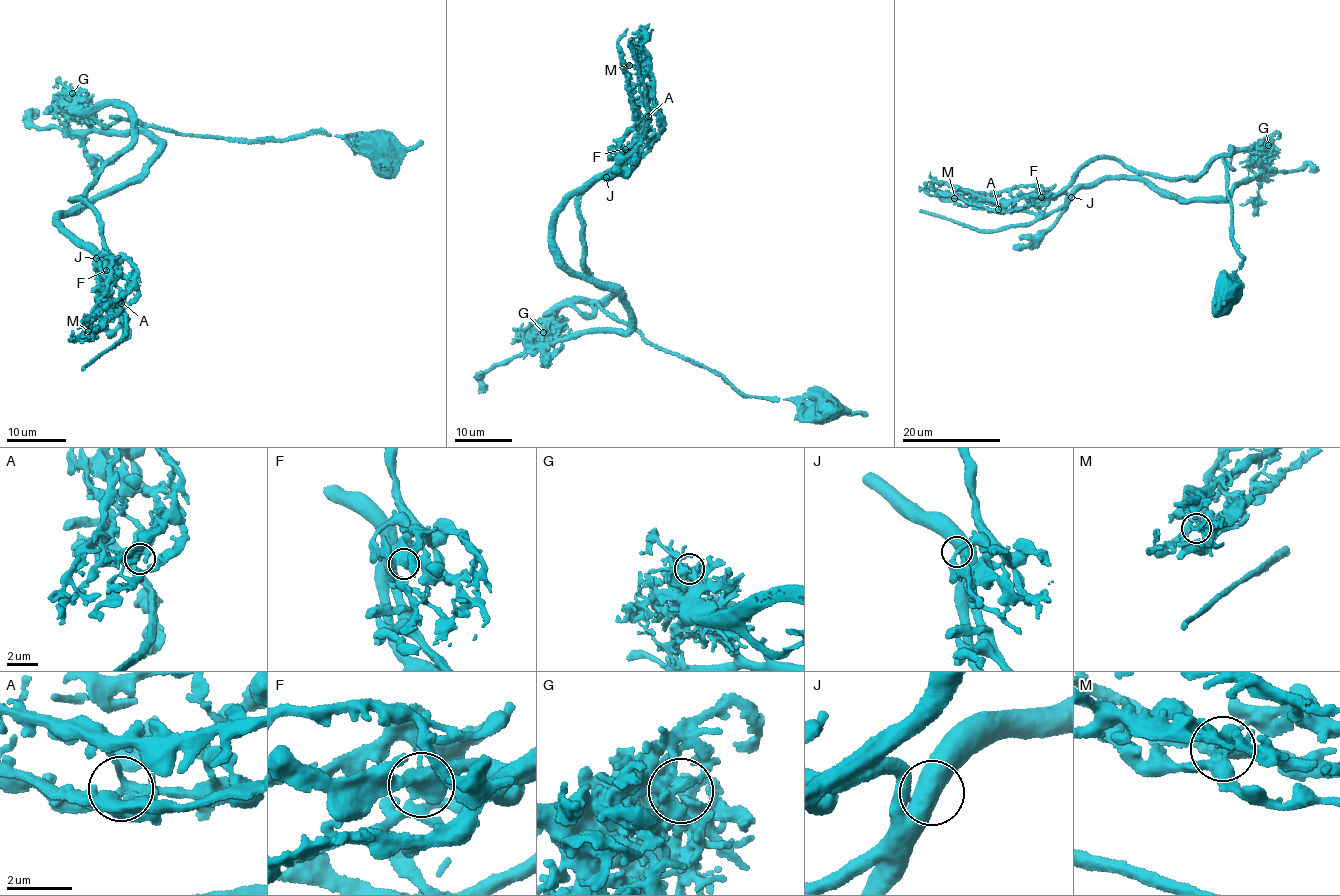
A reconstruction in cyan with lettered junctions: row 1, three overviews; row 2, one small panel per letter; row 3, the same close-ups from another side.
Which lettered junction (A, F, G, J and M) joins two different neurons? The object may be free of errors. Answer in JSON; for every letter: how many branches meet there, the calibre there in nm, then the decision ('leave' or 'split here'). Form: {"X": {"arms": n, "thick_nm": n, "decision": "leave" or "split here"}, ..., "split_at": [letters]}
{"A": {"arms": 5, "thick_nm": 280, "decision": "leave"}, "F": {"arms": 3, "thick_nm": 500, "decision": "split here"}, "G": {"arms": 6, "thick_nm": 360, "decision": "leave"}, "J": {"arms": 2, "thick_nm": 550, "decision": "leave"}, "M": {"arms": 4, "thick_nm": 320, "decision": "leave"}, "split_at": ["F"]}

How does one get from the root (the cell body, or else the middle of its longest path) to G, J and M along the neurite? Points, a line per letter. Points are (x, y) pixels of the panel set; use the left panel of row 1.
G: (378, 146), (354, 136), (306, 132), (268, 141), (181, 134), (120, 118), (104, 125), (83, 112), (72, 93)
J: (378, 146), (104, 125), (94, 112), (105, 105), (127, 111), (132, 135), (72, 200), (99, 220), (96, 258)
M: (378, 146), (181, 134), (96, 111), (121, 107), (132, 135), (72, 200), (92, 207), (107, 255), (88, 331)

